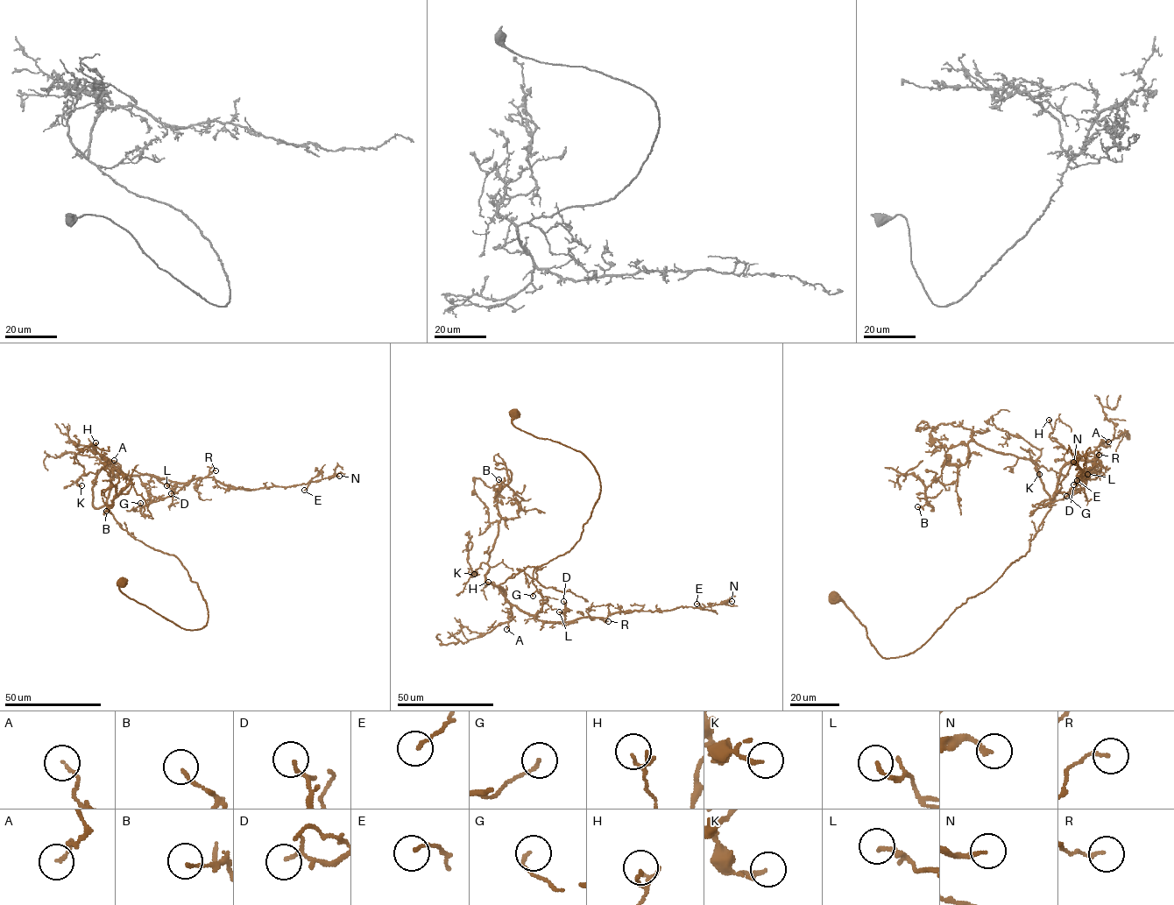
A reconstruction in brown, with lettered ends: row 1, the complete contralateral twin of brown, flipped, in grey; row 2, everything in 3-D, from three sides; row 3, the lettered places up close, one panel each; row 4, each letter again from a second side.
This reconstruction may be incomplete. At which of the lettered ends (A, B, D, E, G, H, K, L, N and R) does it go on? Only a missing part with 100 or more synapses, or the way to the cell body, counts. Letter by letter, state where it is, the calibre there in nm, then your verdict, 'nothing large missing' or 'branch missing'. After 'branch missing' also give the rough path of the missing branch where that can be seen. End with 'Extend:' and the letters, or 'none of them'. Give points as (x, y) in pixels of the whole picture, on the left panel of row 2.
A: at (114, 460); 110 nm thick; nothing large missing
B: at (106, 511); 130 nm thick; nothing large missing
D: at (171, 493); 100 nm thick; nothing large missing
E: at (304, 490); 130 nm thick; nothing large missing
G: at (140, 503); 130 nm thick; nothing large missing
H: at (95, 442); 120 nm thick; nothing large missing
K: at (81, 485); 160 nm thick; nothing large missing
L: at (166, 485); 150 nm thick; nothing large missing
N: at (339, 476); 150 nm thick; branch missing
R: at (215, 470); 140 nm thick; nothing large missing
Extend: N

